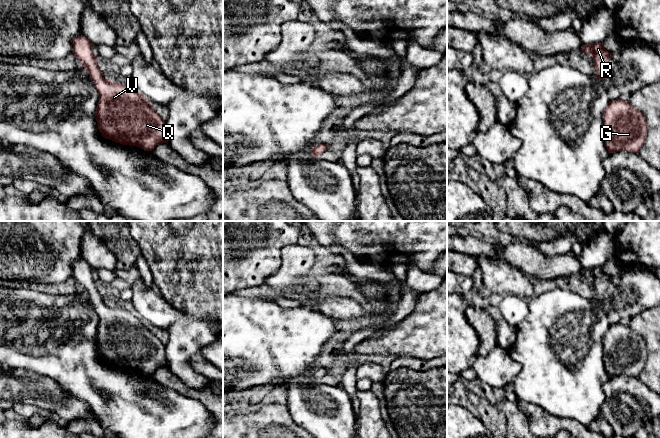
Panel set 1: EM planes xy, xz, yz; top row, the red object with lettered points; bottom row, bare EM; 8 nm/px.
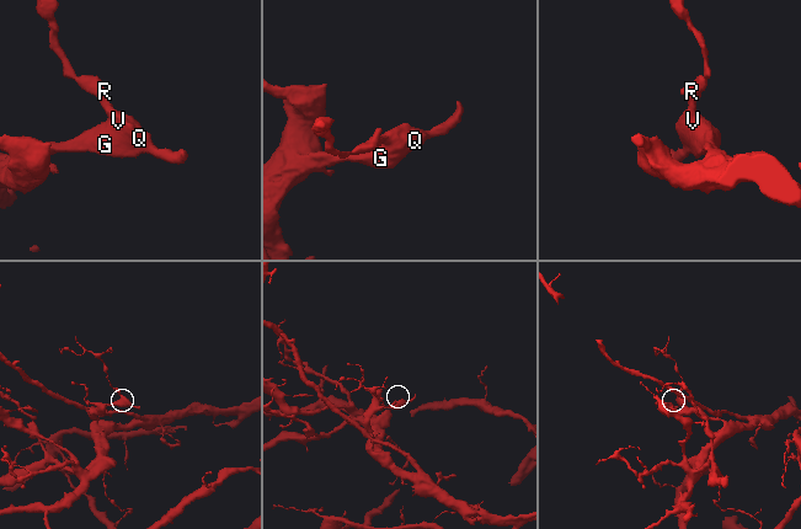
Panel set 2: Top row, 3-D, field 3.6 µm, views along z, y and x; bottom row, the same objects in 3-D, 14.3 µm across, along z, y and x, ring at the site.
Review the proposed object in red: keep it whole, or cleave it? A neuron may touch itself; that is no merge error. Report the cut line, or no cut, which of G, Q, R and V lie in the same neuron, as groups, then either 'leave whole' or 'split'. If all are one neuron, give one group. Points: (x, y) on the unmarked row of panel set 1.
no cut; G Q R V; leave whole

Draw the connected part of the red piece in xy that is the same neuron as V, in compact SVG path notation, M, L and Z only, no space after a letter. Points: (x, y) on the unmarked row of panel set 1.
M81 258L75 262L72 269L72 277L82 286L84 294L89 298L99 317L95 343L102 360L116 367L136 370L147 375L152 375L161 367L168 368L165 345L153 333L150 326L138 314L128 312L101 299L97 289L98 282L92 275L93 268L84 259Z

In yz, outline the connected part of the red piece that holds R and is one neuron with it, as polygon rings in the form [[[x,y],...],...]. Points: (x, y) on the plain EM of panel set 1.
[[[592,267],[581,270],[581,276],[589,278],[593,281],[593,288],[595,292],[595,300],[605,305],[607,299],[606,289],[611,282],[611,277],[608,276],[602,267]]]

